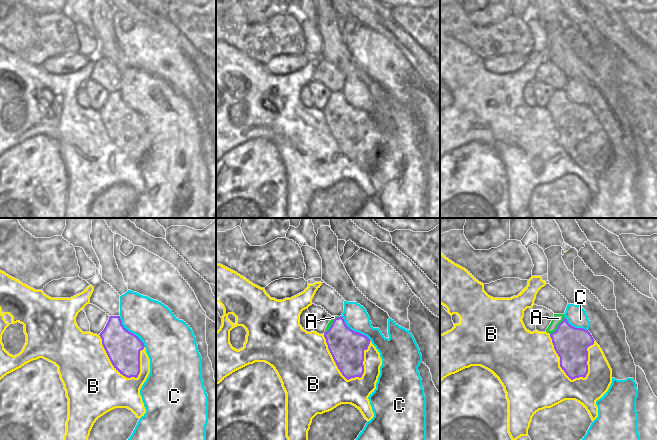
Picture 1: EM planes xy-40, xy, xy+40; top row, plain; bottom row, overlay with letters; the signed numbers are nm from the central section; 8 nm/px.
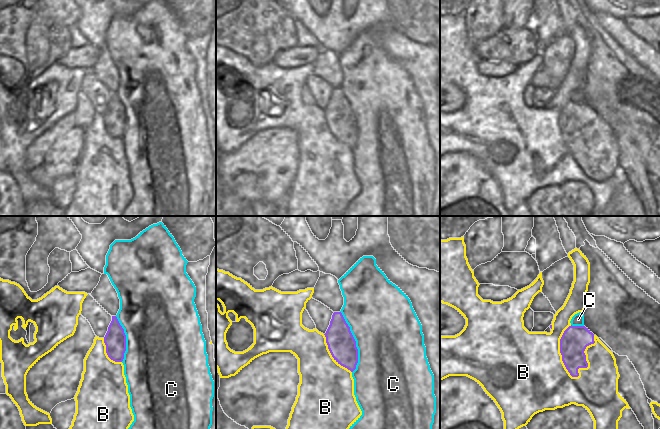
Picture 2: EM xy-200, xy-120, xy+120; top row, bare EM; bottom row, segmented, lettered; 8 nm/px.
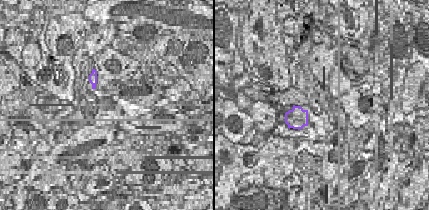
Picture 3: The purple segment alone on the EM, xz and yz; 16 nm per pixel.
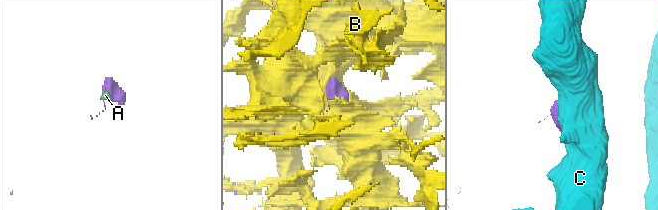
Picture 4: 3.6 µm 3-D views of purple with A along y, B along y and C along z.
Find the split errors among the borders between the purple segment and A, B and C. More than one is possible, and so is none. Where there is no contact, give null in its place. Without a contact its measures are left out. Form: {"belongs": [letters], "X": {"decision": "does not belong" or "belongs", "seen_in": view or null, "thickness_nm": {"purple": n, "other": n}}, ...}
{"belongs": [], "A": {"decision": "does not belong", "seen_in": "xy", "thickness_nm": {"purple": 280, "other": 30}}, "B": {"decision": "does not belong", "seen_in": "xy+40", "thickness_nm": {"purple": 260, "other": 480}}, "C": {"decision": "does not belong", "seen_in": "xy-40", "thickness_nm": {"purple": 280, "other": 340}}}

